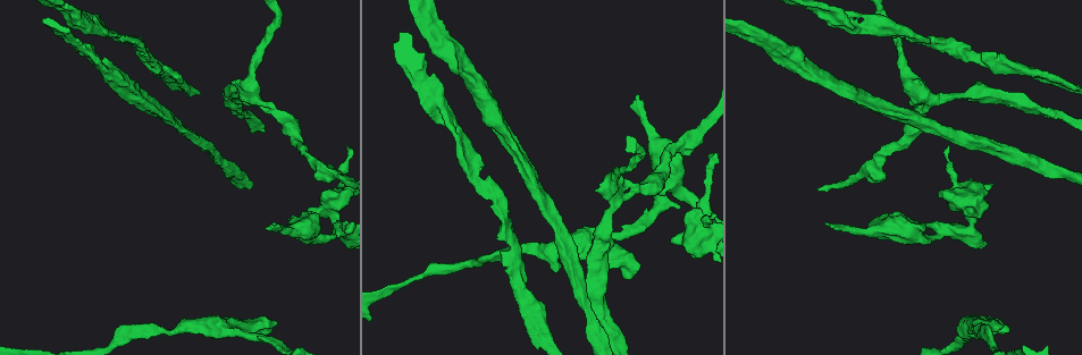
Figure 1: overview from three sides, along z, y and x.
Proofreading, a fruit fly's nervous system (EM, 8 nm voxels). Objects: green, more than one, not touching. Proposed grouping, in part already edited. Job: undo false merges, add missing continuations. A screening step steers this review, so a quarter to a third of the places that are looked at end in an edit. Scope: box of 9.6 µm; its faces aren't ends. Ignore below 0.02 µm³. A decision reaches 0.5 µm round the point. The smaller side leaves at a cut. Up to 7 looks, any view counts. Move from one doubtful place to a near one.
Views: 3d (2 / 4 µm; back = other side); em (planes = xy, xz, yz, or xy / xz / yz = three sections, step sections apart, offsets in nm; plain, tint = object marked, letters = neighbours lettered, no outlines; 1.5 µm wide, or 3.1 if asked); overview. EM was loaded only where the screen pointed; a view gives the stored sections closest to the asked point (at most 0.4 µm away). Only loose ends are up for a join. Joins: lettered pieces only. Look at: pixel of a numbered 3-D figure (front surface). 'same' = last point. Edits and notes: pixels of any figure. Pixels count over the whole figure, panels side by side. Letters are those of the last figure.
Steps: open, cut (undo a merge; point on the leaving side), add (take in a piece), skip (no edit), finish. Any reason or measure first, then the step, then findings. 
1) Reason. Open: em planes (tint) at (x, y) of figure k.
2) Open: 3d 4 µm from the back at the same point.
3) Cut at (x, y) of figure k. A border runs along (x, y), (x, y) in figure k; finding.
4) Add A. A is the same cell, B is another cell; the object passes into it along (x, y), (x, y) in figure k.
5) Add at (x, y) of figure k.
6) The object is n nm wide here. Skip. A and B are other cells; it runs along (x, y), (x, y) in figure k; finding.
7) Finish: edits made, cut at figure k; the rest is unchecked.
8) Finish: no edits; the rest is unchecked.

A fork. Open: em planes (tint) at (105, 71) of figure 1.

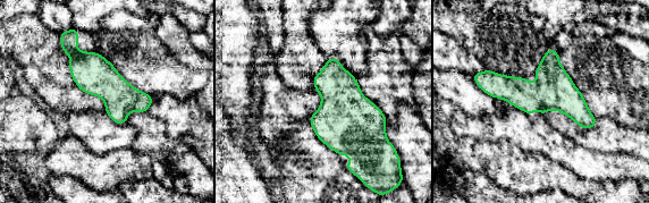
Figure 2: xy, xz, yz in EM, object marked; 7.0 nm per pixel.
Open: em planes (letters) at the same point.

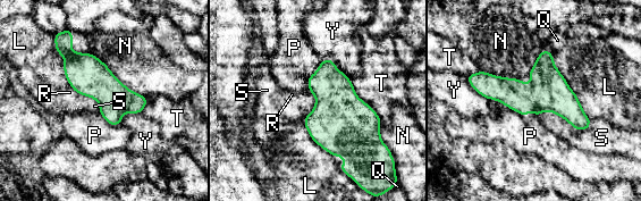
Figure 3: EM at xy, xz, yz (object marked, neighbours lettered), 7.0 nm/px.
The longest contact is with L, 550 nm. Skip. L, N, P, Q, R, S, T and Y are other cells; all the same cell.

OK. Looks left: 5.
An open end. Open: 3d 4 µm at (622, 275) of figure 1.

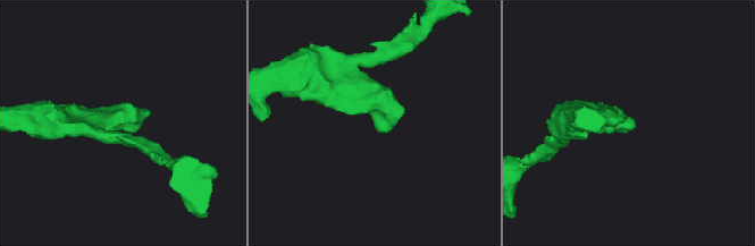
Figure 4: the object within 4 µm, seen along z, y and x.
Shape alone is not enough. Open: em yz step 4 (tint) at (626, 127) of figure 4.

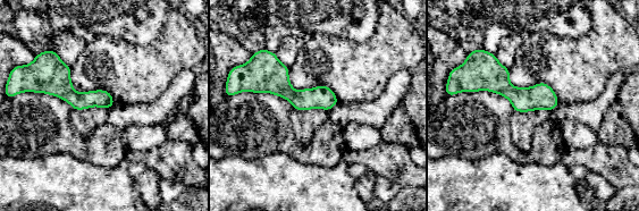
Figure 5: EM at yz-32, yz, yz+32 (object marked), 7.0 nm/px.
Open: em planes (letters) at the same point.

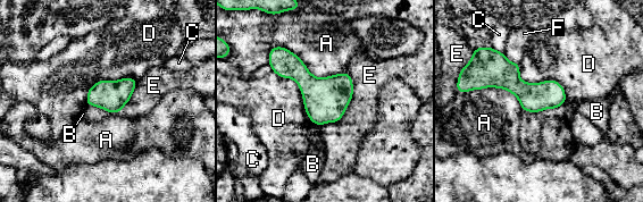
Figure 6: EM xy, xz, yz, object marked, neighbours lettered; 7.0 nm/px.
Skip. A, B, C, D, E and F are other cells; it runs along (477, 85), (510, 81), (562, 99) in figure 6; no lettered piece goes on from it.

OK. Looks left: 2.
Sharp bend. Open: em planes (letters) at (939, 233) of figure 1.

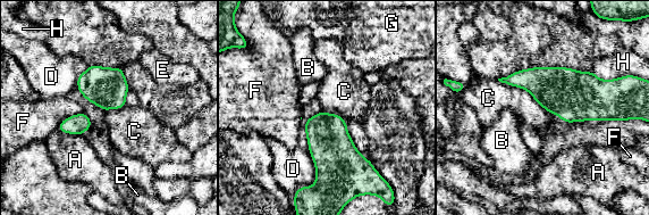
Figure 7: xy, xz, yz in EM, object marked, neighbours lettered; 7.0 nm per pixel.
The object is 260 nm wide here. Skip. A, B, C, D, E, F, G and H are other cells; a border runs along (497, 80), (524, 89), (550, 114) in figure 7; all the same cell.

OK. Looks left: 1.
Finish: no edits; the rest is unchecked.

